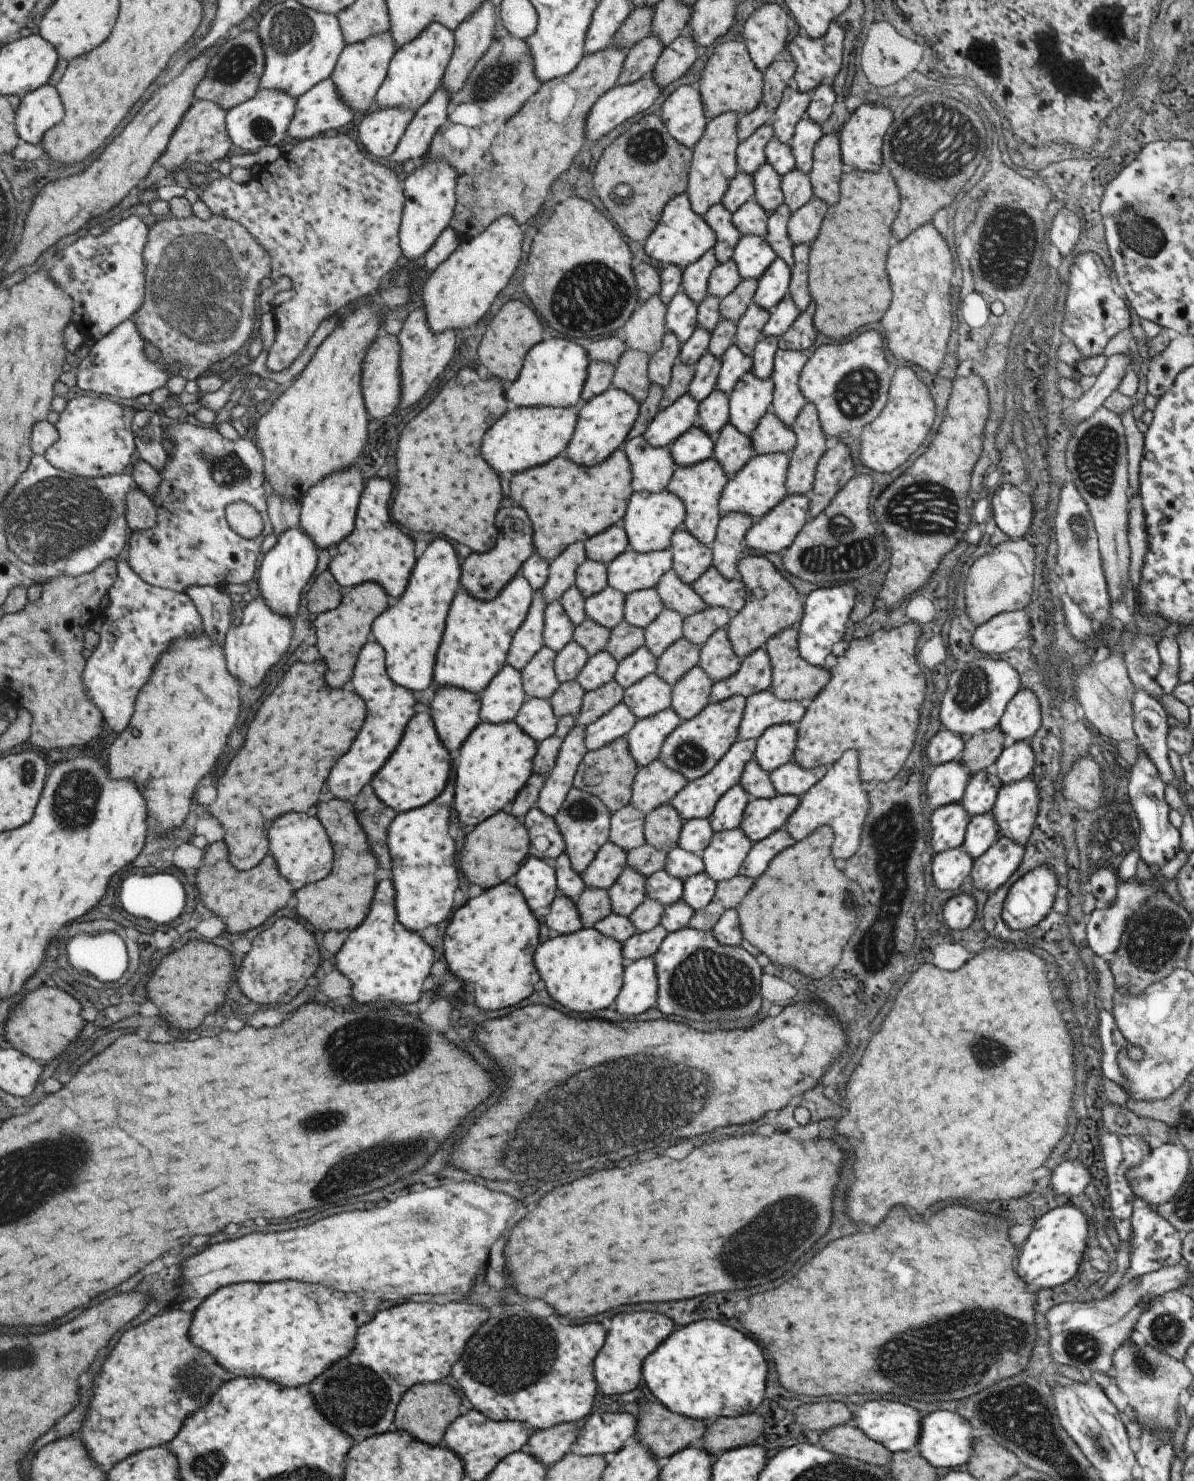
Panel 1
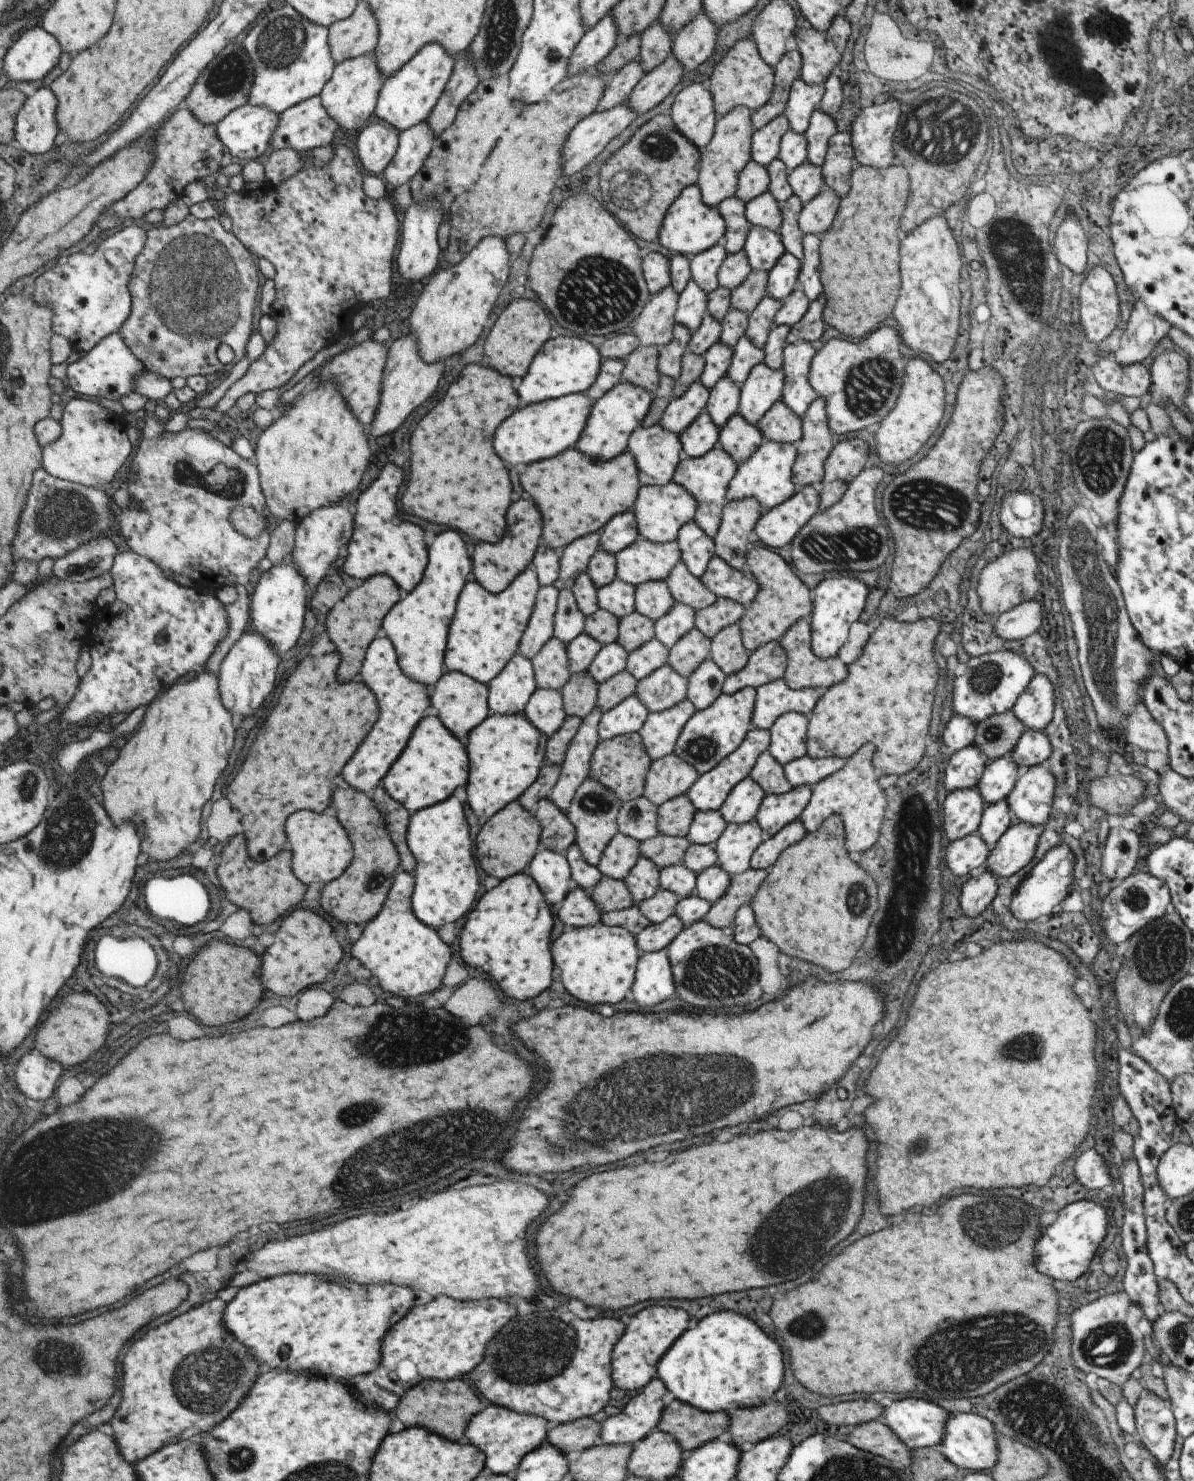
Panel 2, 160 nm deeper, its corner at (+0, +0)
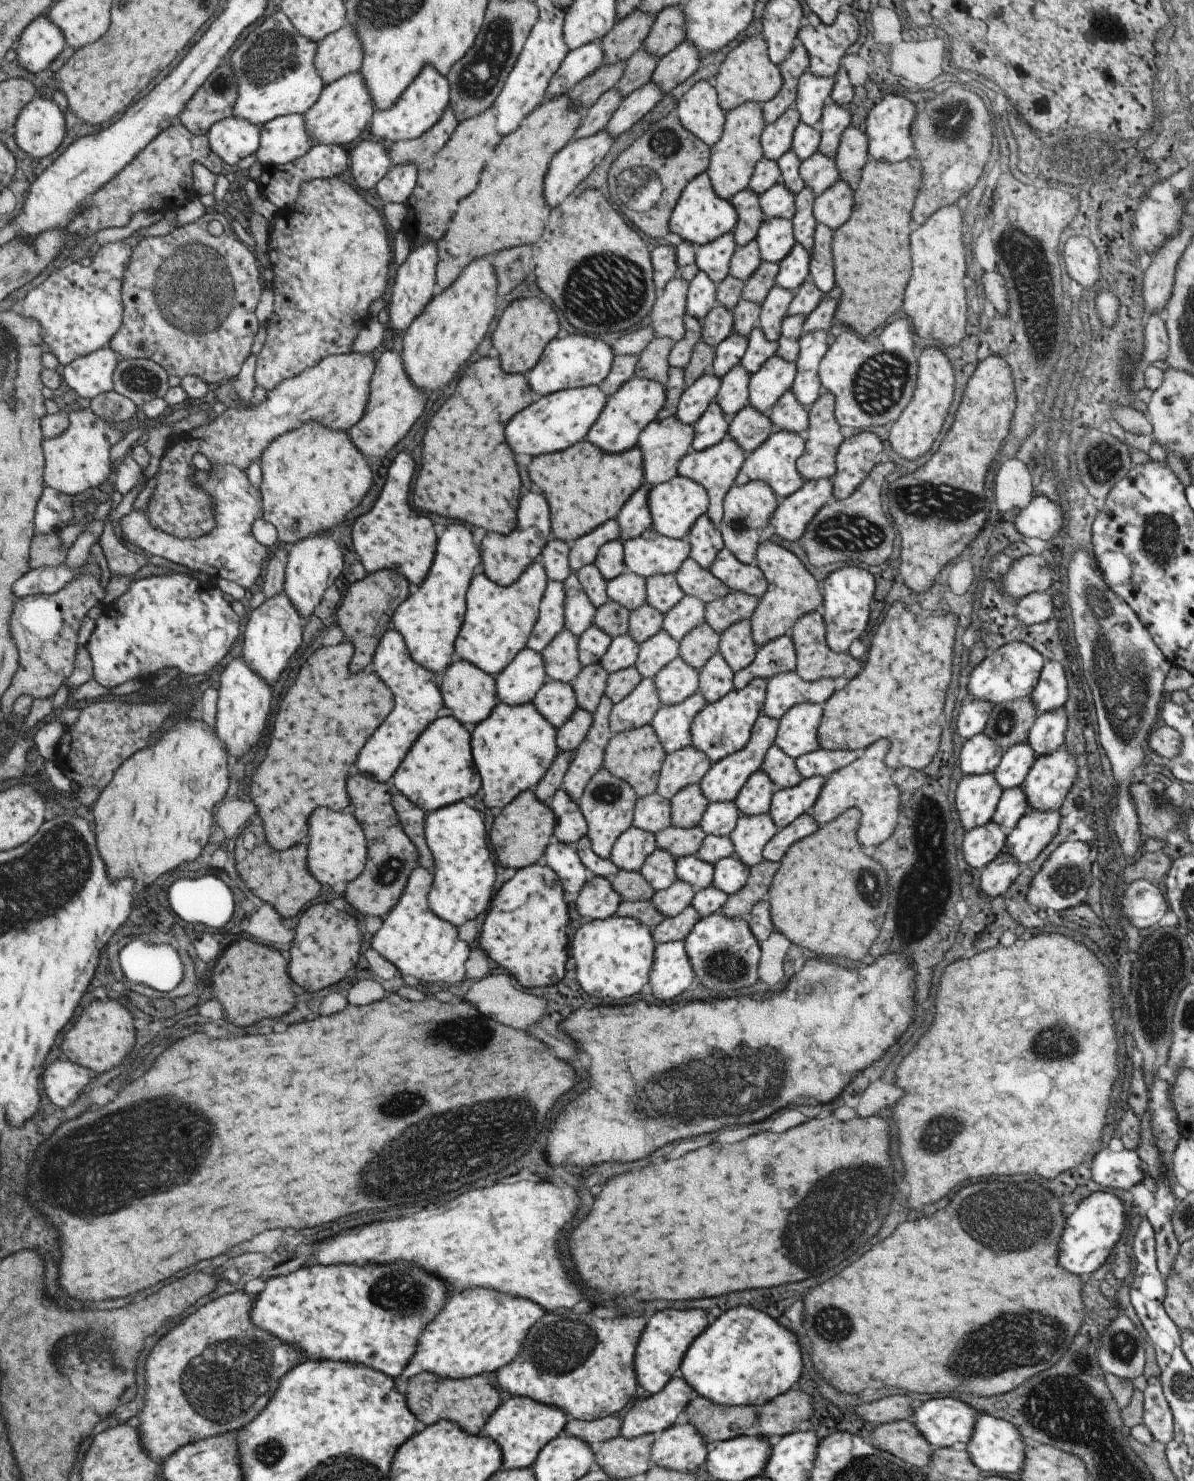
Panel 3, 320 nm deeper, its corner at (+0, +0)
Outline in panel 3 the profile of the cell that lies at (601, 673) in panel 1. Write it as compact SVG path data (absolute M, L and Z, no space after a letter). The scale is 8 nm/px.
M627 633L613 637L599 664L608 674L630 667L636 661L638 646Z

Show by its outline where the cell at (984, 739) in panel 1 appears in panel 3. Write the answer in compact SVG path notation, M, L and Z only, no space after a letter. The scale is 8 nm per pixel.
M1029 697L993 705L982 732L1001 745L1003 750L1026 740L1030 726L1038 715Z

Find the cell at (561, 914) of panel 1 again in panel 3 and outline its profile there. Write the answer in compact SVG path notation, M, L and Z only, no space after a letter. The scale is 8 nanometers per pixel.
M591 875L579 889L575 909L583 918L604 919L615 914L621 900L610 881Z

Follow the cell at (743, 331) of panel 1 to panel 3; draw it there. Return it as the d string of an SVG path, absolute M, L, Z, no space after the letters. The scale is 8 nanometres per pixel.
M774 284L760 302L757 326L767 340L776 341L778 339L783 317L793 297L793 291Z

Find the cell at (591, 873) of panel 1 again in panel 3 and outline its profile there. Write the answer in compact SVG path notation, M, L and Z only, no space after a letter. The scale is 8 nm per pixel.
M631 826L617 837L607 860L619 870L638 871L655 849L654 833Z

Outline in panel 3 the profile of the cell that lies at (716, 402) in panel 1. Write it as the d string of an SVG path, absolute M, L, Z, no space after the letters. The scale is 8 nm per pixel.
M737 363L721 378L721 384L716 392L715 401L722 413L729 419L740 408L748 404L748 382L750 372Z

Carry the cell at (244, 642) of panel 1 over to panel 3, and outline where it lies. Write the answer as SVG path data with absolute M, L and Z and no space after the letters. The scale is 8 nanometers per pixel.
M244 656L227 664L220 681L215 728L219 738L225 738L225 746L229 746L229 752L237 758L243 758L265 736L267 720L273 710L273 692Z

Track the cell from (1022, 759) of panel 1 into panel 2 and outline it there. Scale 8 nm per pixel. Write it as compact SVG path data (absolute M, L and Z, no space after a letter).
M1025 728L1009 756L1022 771L1047 760L1051 751L1050 740L1047 738L1044 729L1033 730Z

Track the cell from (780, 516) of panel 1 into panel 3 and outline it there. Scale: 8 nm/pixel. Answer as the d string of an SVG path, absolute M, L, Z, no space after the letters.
M830 478L805 481L793 494L779 499L768 524L785 540L797 540L814 514L832 496Z

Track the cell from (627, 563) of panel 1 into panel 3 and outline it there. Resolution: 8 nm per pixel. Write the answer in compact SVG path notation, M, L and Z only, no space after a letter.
M653 528L622 542L625 570L644 579L658 574L675 574L689 551L686 538L667 538Z

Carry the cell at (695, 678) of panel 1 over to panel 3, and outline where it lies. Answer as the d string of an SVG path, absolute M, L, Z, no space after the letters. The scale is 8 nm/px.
M717 652L698 671L697 692L702 694L706 704L715 702L734 688L733 677L734 672Z

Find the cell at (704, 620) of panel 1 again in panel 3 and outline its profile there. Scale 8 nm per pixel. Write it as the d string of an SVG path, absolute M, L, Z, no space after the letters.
M729 590L725 596L704 603L704 622L721 634L733 623L749 619L758 601L754 596Z

